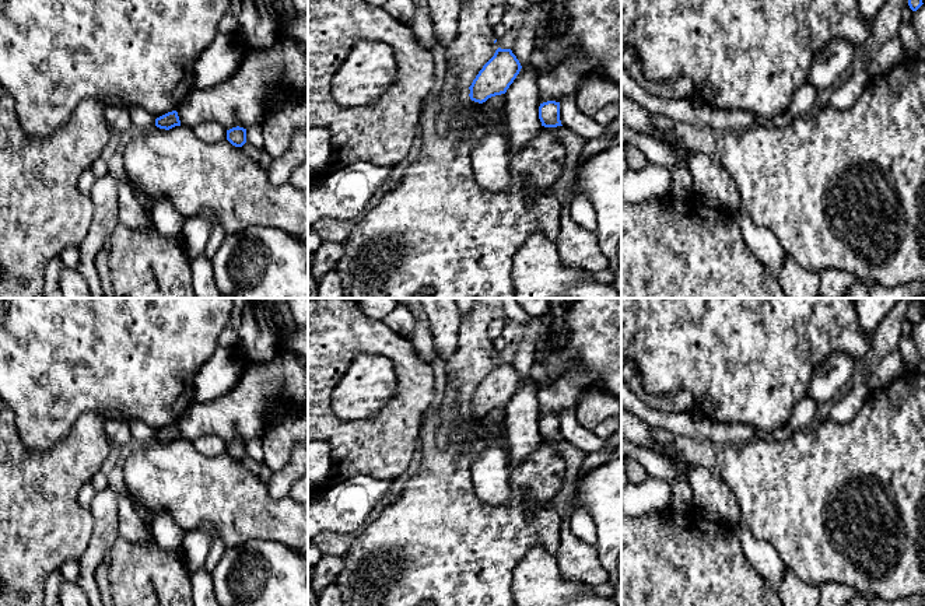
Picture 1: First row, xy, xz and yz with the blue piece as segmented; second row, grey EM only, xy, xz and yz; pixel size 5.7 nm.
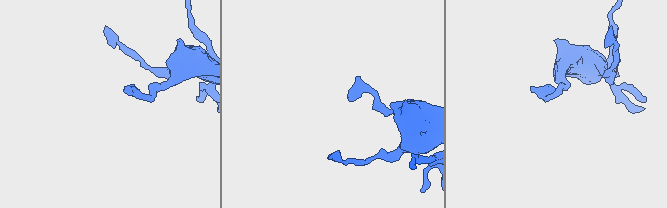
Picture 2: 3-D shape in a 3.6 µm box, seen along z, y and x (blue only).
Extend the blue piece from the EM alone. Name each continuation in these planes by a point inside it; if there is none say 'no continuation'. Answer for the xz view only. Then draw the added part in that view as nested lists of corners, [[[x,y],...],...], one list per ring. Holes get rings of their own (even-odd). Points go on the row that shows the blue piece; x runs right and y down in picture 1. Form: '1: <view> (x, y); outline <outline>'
no continuation

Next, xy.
no continuation

